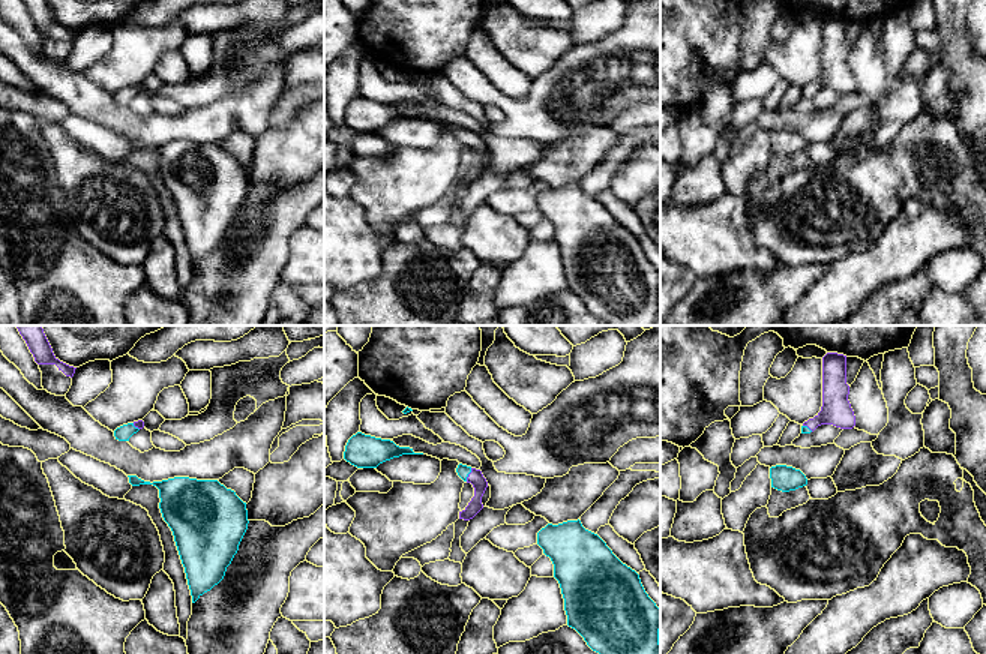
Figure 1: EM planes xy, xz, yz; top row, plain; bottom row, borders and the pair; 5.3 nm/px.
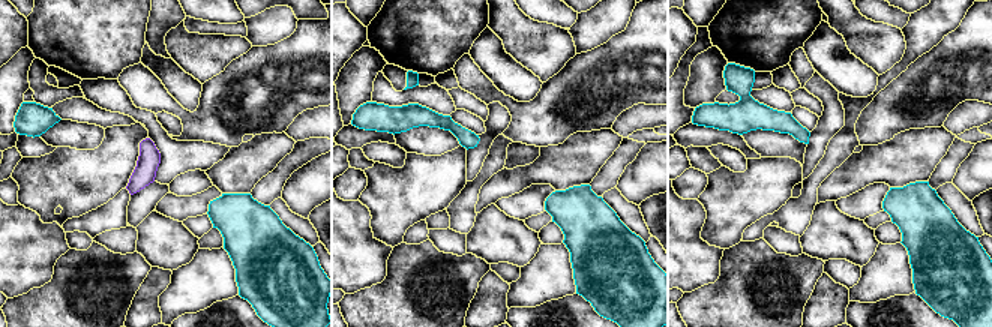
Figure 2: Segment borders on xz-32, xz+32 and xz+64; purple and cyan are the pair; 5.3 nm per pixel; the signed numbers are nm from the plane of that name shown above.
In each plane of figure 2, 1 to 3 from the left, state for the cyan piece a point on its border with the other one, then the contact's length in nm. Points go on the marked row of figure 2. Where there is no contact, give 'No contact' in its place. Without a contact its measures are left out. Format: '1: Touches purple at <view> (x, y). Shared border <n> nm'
1: No contact
2: No contact
3: No contact

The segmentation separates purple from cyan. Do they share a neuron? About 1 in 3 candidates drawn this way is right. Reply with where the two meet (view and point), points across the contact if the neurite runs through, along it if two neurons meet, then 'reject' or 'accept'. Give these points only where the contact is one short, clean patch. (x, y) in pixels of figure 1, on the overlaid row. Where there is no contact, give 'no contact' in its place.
xz (468, 474) | across xz (474, 477), (468, 474), (462, 471) | accept

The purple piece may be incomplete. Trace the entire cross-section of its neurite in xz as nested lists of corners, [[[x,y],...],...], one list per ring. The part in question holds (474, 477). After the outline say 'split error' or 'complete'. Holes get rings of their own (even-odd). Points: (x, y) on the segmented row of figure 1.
[[[462,464],[458,465],[456,472],[464,482],[471,483],[474,488],[474,496],[468,506],[459,512],[459,519],[470,520],[483,508],[482,496],[488,488],[488,482],[480,470]]]; split error

